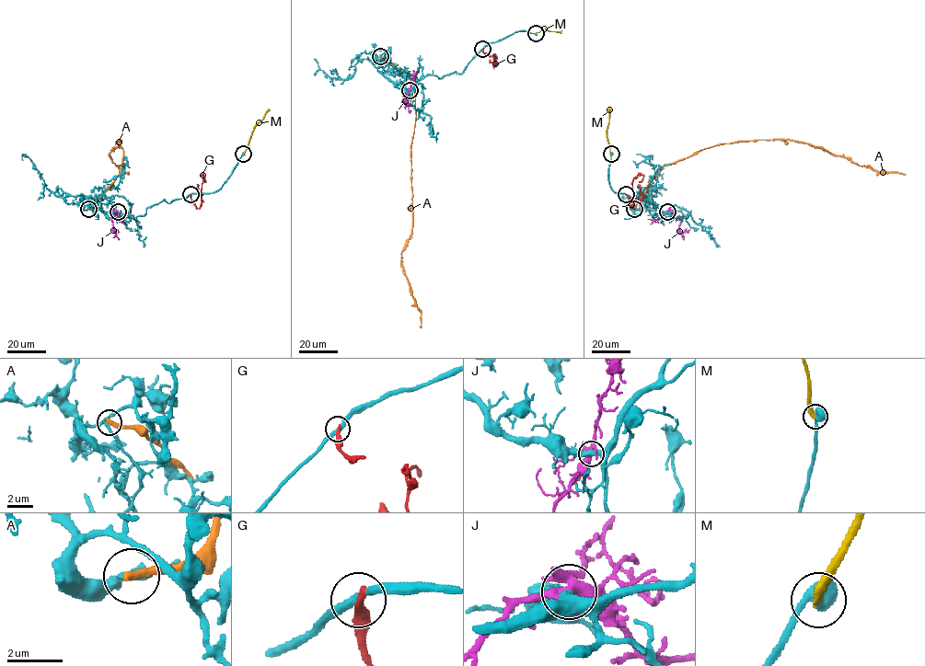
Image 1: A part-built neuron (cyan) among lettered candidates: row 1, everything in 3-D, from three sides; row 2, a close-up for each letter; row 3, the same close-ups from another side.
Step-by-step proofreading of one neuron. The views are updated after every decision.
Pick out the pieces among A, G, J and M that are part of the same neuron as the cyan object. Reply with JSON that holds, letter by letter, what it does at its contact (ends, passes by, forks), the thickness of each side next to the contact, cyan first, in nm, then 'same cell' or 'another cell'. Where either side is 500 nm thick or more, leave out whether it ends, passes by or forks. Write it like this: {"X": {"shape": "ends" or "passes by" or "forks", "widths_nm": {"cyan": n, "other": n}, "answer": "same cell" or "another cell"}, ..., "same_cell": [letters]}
{"A": {"shape": "ends", "widths_nm": {"cyan": 240, "other": 380}, "answer": "another cell"}, "G": {"shape": "ends", "widths_nm": {"cyan": 300, "other": 320}, "answer": "another cell"}, "J": {"shape": "forks", "widths_nm": {"cyan": 420, "other": 360}, "answer": "another cell"}, "M": {"widths_nm": {"cyan": 650, "other": 360}, "answer": "same cell"}, "same_cell": ["M"]}

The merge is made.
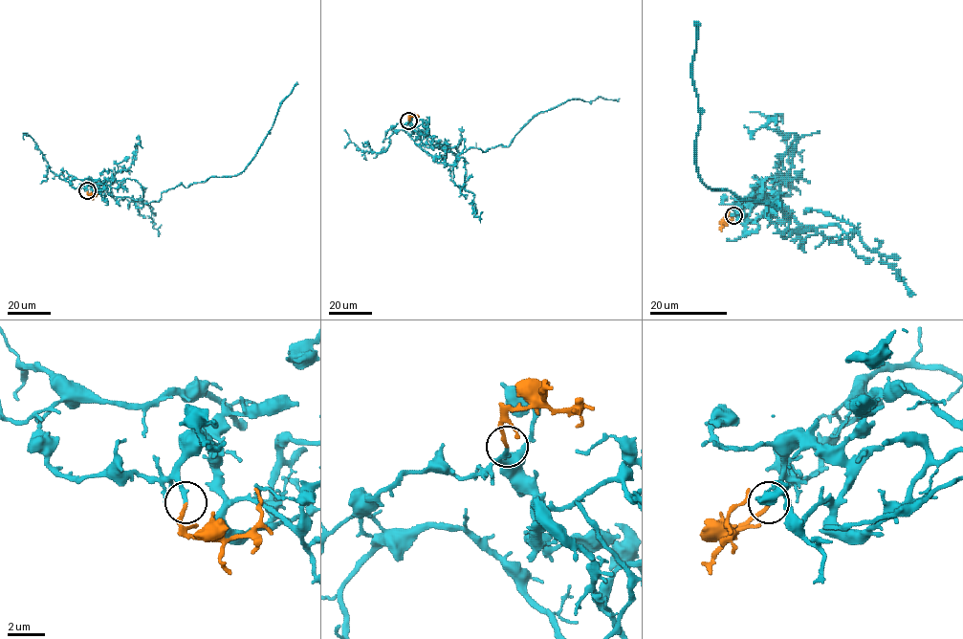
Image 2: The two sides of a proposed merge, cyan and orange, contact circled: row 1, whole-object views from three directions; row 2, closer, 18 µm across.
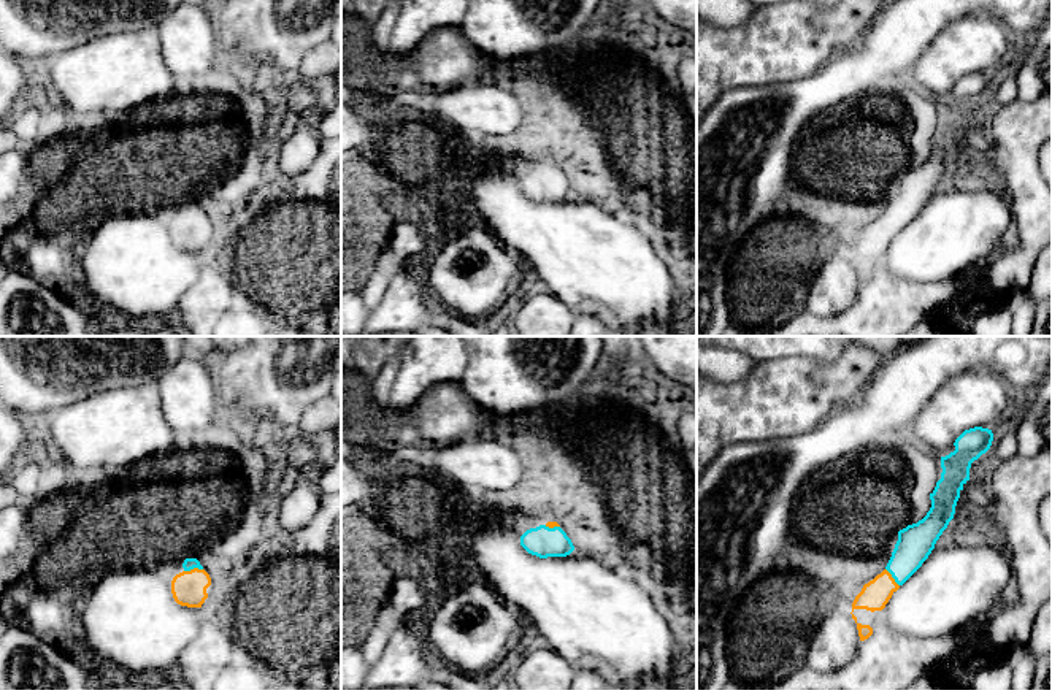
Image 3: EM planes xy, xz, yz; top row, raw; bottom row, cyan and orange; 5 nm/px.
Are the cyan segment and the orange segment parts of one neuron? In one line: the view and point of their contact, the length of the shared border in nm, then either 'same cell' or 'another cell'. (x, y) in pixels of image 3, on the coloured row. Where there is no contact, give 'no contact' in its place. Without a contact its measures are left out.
xy (192, 568) | 100 nm | same cell

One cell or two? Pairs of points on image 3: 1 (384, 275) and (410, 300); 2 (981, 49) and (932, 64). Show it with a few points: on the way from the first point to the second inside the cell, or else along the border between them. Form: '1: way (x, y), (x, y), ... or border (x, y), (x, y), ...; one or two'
1: border (403, 268), (389, 283), (381, 302), (370, 311); two
2: way (968, 49), (957, 49), (944, 62); one

